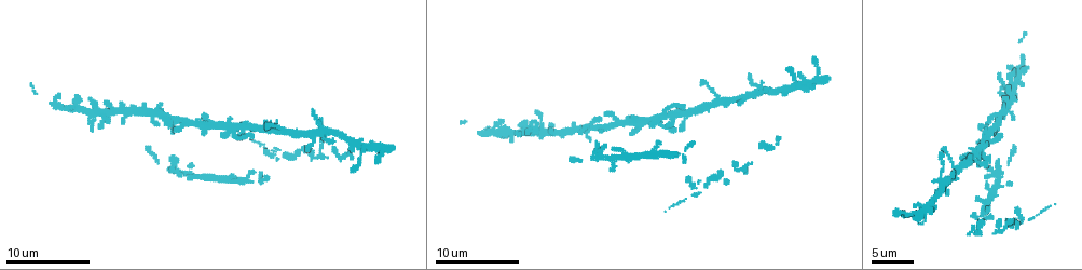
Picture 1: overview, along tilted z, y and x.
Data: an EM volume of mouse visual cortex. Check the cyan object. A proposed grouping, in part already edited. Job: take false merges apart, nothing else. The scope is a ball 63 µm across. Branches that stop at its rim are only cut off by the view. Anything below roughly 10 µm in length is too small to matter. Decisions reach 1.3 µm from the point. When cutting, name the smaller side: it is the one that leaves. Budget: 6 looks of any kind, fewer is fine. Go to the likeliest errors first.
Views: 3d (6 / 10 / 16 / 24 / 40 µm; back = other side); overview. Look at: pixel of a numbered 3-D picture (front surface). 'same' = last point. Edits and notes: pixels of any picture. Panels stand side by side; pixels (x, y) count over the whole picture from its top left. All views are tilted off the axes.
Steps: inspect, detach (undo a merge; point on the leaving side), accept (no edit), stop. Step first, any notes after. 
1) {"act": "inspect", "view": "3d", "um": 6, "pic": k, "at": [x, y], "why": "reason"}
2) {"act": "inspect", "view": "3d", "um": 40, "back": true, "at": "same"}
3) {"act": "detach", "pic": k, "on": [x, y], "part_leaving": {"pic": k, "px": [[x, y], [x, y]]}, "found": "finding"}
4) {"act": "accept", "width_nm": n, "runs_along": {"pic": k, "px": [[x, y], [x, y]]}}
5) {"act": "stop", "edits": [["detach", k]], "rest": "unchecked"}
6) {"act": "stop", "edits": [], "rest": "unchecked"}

{"act": "inspect", "view": "3d", "um": 10, "pic": 1, "at": [1000, 122], "why": "side arm on a straight run"}

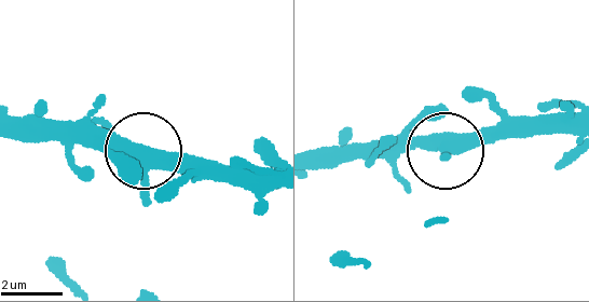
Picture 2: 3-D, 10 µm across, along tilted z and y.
{"act": "accept", "found": "one neuron here"}

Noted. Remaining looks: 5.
{"act": "inspect", "view": "3d", "um": 16, "pic": 1, "at": [940, 190], "why": "narrows sharply"}

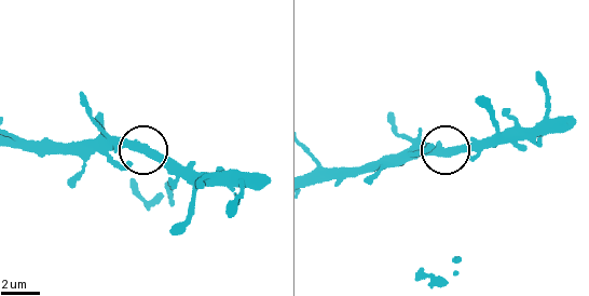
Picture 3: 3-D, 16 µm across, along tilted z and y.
{"act": "accept", "width_nm": 280, "found": "all the same neuron"}

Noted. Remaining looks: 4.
{"act": "inspect", "view": "3d", "um": 6, "pic": 1, "at": [227, 124], "why": "a narrow waist"}

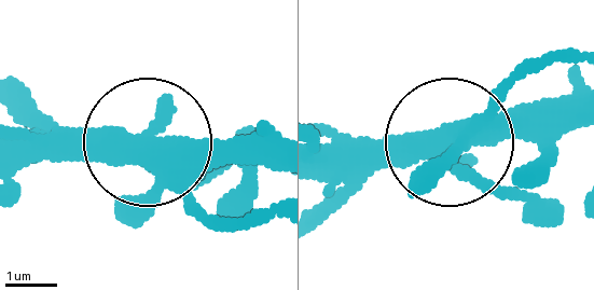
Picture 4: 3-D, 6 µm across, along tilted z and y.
{"act": "inspect", "view": "3d", "um": 6, "back": true, "pic": 4, "at": [148, 136]}

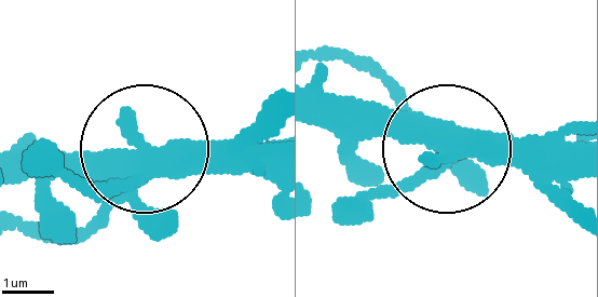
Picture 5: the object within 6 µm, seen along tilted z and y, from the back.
{"act": "accept", "found": "one neuron here"}

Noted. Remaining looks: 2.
{"act": "stop", "edits": [], "rest": "unchecked"}

